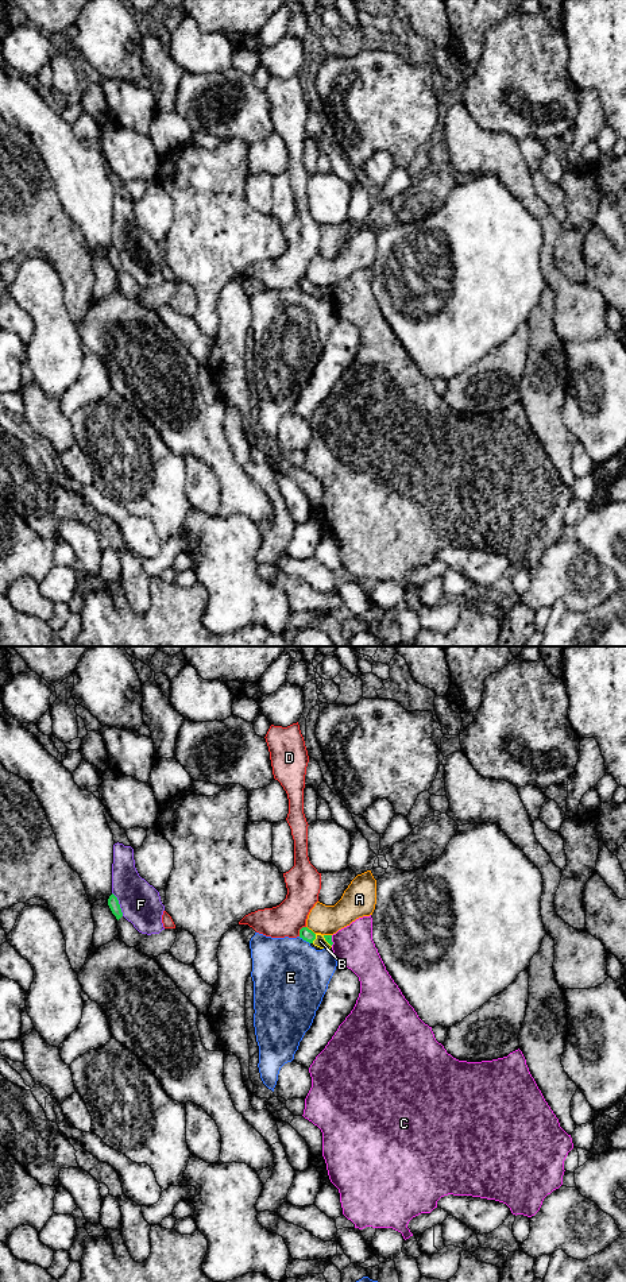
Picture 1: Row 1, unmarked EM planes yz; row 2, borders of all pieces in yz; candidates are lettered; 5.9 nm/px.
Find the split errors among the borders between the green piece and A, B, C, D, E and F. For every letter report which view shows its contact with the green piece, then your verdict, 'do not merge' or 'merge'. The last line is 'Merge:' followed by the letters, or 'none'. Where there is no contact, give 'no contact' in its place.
A: contact in yz; do not merge
B: contact in yz; do not merge
C: contact in yz; do not merge
D: contact in yz; do not merge
E: contact in yz; do not merge
F: contact in yz; do not merge
Merge: none

